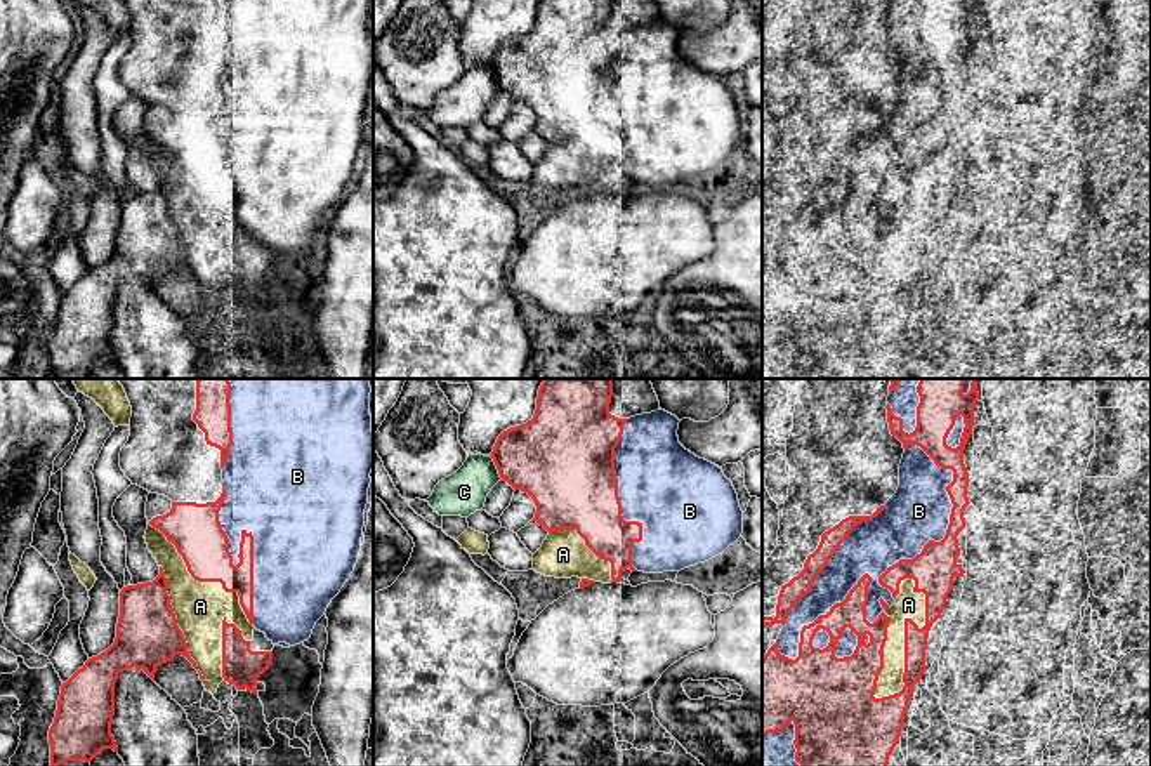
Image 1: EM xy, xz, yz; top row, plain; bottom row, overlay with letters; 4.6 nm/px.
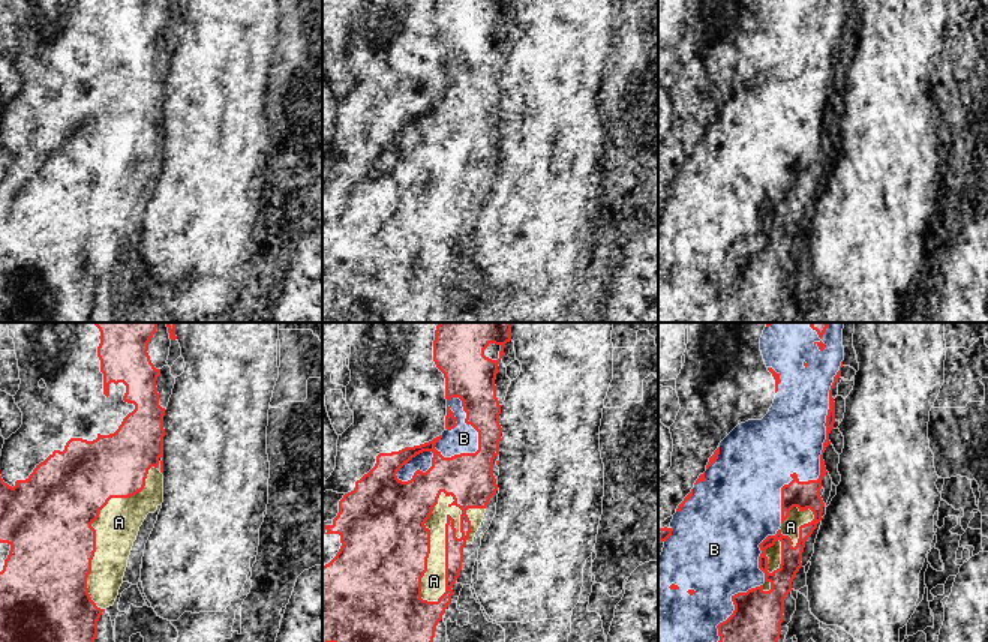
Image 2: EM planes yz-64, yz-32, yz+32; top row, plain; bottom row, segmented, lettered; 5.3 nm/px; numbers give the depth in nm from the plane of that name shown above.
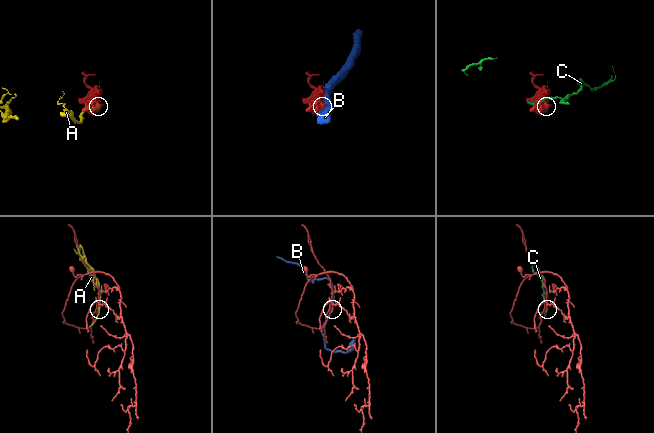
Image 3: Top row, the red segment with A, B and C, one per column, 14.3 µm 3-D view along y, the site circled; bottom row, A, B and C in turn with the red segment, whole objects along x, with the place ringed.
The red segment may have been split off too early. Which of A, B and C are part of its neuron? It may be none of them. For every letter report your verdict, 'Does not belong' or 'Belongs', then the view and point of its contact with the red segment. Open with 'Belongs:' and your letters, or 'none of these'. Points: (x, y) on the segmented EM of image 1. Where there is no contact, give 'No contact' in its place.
Belongs: none of these
A: Does not belong. Touches red at yz (905, 633)
B: Does not belong. Touches red at xy (242, 541)
C: Does not belong. Touches red at xz (497, 468)

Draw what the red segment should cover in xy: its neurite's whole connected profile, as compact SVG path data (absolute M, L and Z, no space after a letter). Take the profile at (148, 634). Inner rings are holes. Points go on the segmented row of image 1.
M161 566L153 582L122 589L115 643L89 658L61 686L49 730L50 766L68 761L90 763L102 749L118 752L111 723L120 672L135 667L155 681L156 667L172 662L175 655L186 657L198 670L167 589L168 578Z

